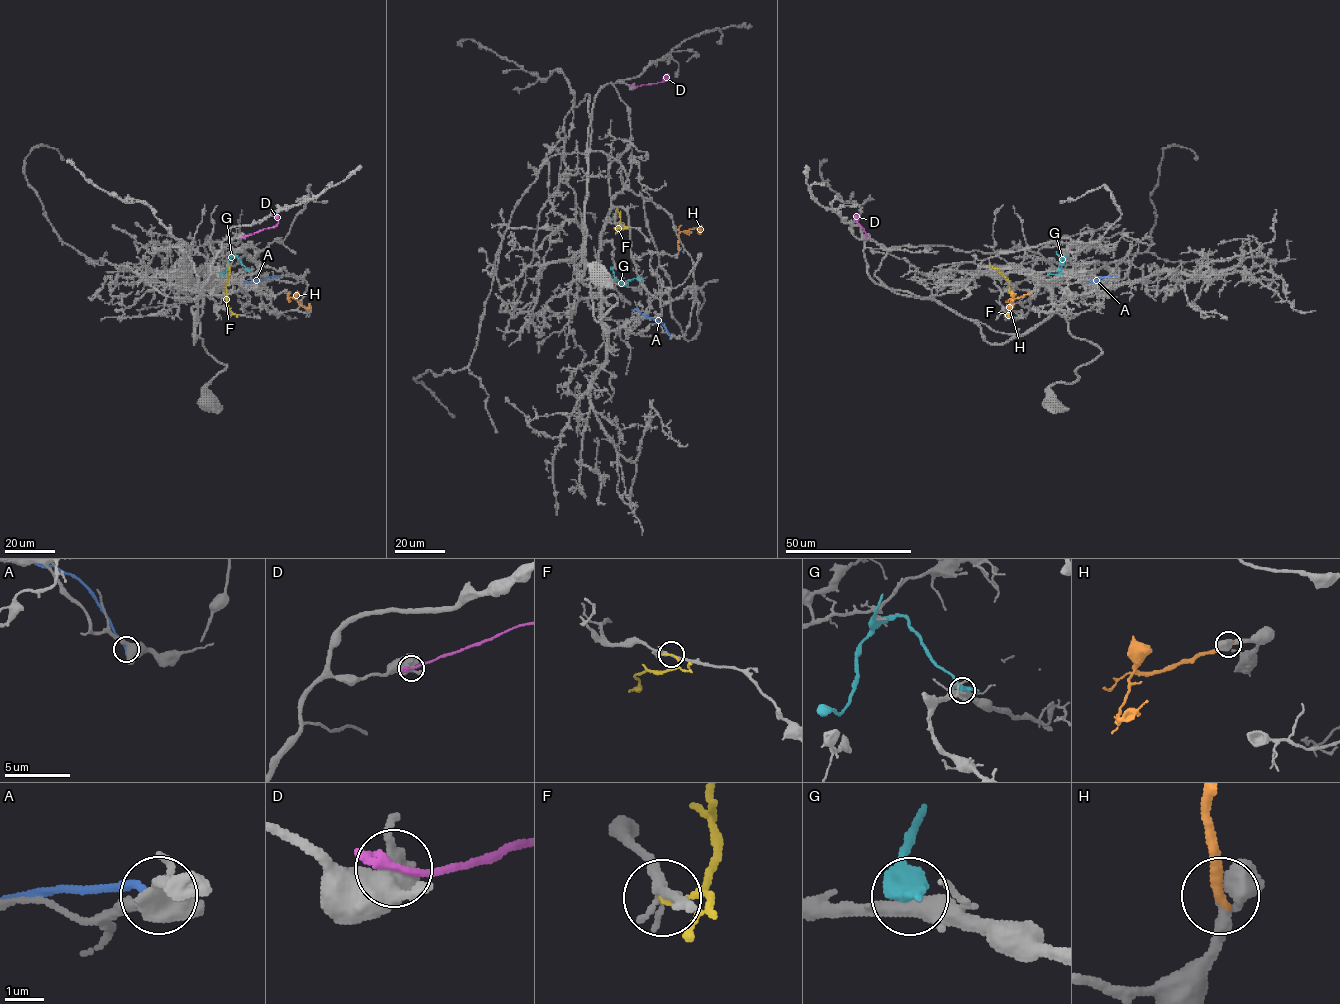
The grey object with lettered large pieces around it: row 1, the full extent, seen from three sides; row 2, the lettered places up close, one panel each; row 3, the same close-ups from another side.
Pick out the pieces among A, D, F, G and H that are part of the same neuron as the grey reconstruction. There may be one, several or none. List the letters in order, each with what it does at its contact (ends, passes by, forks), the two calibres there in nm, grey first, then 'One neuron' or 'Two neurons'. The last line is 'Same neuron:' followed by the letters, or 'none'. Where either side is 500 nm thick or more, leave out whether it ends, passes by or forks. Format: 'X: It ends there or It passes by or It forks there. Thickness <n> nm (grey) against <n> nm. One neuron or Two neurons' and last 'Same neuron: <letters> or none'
A: Thickness 500 nm (grey) against 240 nm. Two neurons
D: It ends there. Thickness 480 nm (grey) against 320 nm. Two neurons
F: It ends there. Thickness 240 nm (grey) against 140 nm. Two neurons
G: Thickness 380 nm (grey) against 700 nm. Two neurons
H: Thickness 700 nm (grey) against 320 nm. One neuron
Same neuron: H

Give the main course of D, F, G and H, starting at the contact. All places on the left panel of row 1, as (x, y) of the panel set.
D: (243, 237), (274, 227), (278, 220), (272, 215)
F: (233, 314), (226, 303), (229, 274), (226, 265)
G: (248, 270), (233, 256), (225, 273), (219, 274)
H: (288, 293), (288, 298), (293, 297), (304, 307), (309, 307), (309, 303)

